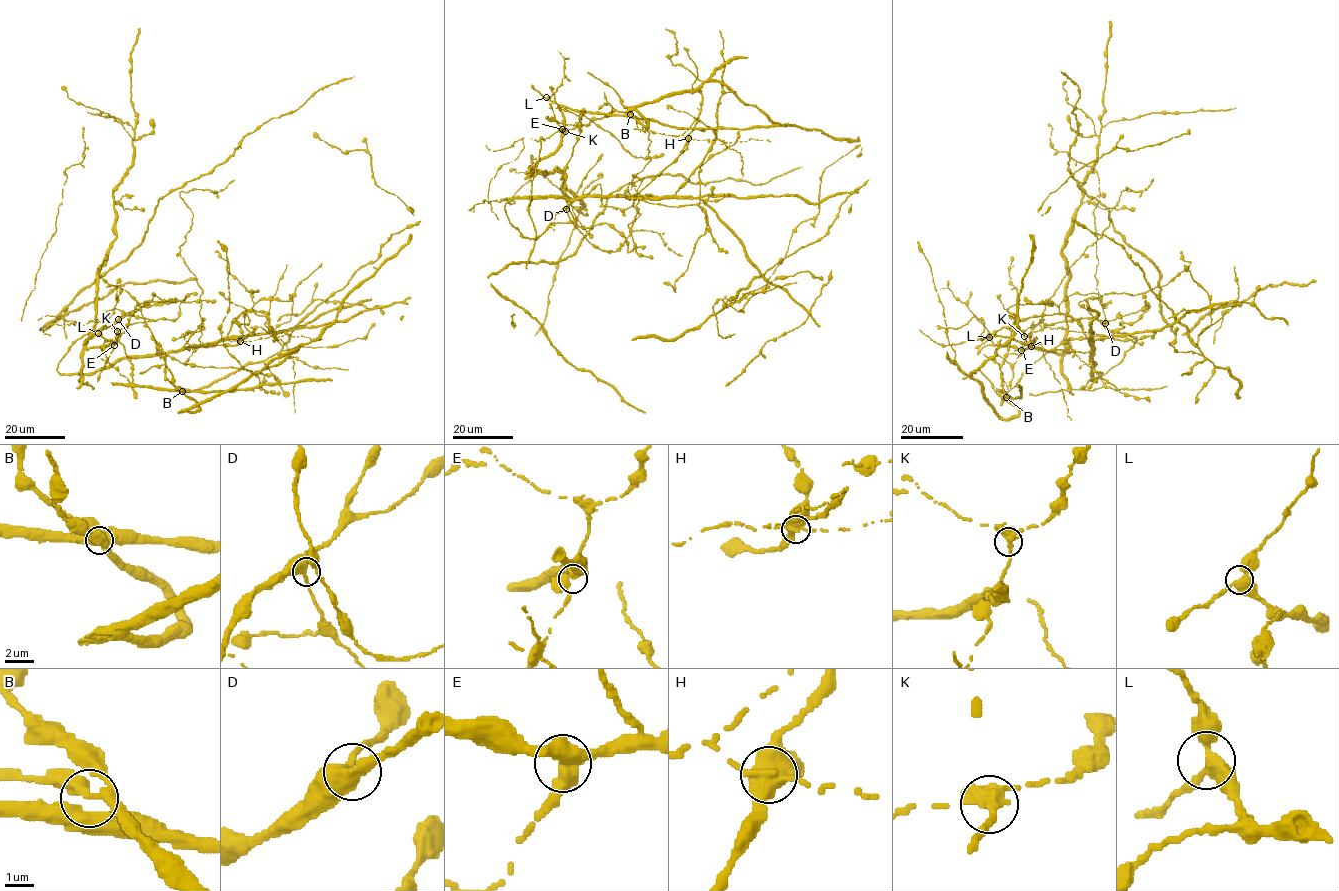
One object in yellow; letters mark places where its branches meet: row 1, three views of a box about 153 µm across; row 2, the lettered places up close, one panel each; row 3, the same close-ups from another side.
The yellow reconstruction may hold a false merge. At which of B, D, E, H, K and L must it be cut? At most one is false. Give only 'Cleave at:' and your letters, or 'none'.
Cleave at: H

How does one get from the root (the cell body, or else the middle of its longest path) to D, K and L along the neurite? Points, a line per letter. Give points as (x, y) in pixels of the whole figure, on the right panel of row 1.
D: (1007, 313), (1016, 304), (1050, 302), (1022, 346), (1089, 352), (1093, 380), (1135, 343), (1105, 323)
K: (1007, 313), (1024, 336)
L: (1007, 313), (1030, 346), (1014, 348), (995, 345), (989, 337)

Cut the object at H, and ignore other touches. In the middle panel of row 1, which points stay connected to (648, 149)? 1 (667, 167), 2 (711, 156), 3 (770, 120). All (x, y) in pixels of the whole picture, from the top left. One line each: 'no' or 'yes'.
1: no
2: no
3: no

